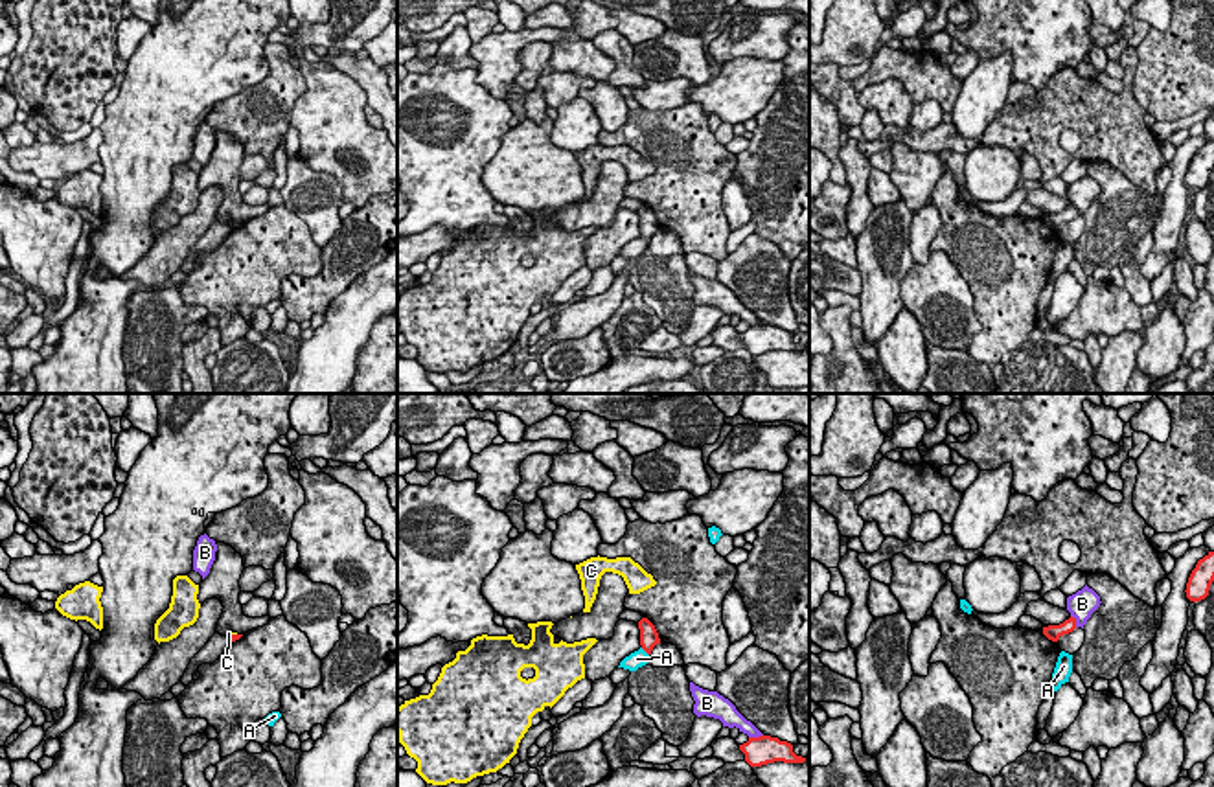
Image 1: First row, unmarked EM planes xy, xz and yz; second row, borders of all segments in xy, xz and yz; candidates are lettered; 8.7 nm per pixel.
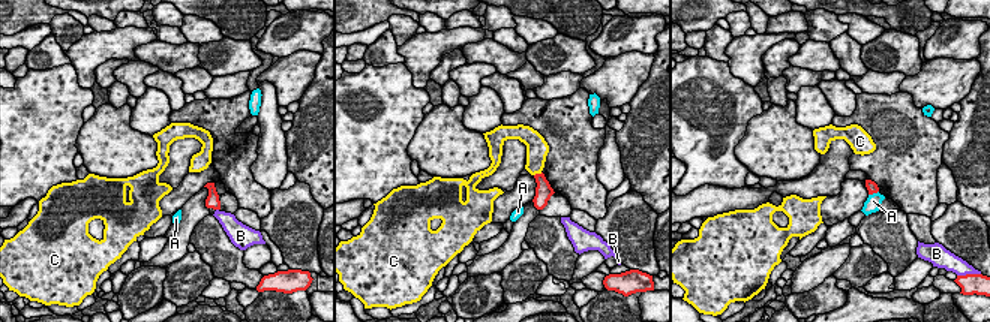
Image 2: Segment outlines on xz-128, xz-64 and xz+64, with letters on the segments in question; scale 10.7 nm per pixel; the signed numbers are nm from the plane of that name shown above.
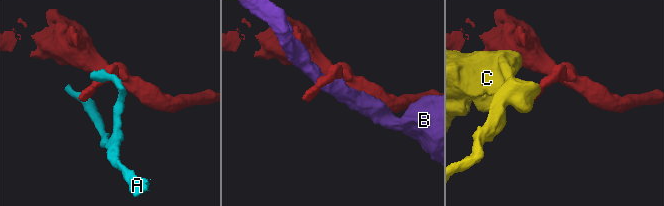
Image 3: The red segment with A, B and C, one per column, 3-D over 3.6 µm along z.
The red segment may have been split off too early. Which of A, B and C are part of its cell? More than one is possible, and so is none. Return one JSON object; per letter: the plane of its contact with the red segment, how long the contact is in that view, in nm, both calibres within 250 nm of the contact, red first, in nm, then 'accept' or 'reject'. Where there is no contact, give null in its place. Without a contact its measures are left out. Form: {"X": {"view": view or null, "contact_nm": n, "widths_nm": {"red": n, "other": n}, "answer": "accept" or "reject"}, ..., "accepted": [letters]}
{"A": {"view": "xz", "contact_nm": 110, "widths_nm": {"red": 160, "other": 140}, "answer": "reject"}, "B": {"view": "xz", "contact_nm": 130, "widths_nm": {"red": 260, "other": 140}, "answer": "reject"}, "C": {"view": "xy", "contact_nm": 70, "widths_nm": {"red": 60, "other": 30}, "answer": "reject"}, "accepted": []}

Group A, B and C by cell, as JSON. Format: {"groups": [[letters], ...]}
{"groups": [["A"], ["B"], ["C"]]}

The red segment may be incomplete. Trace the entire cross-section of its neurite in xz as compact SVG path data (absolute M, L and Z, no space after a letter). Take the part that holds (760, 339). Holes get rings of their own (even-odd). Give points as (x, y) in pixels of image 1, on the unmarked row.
M760 324L749 325L747 331L739 333L739 338L745 342L745 349L750 355L762 355L774 349L784 351L804 351L806 346L793 340L793 333L780 329L778 325Z

